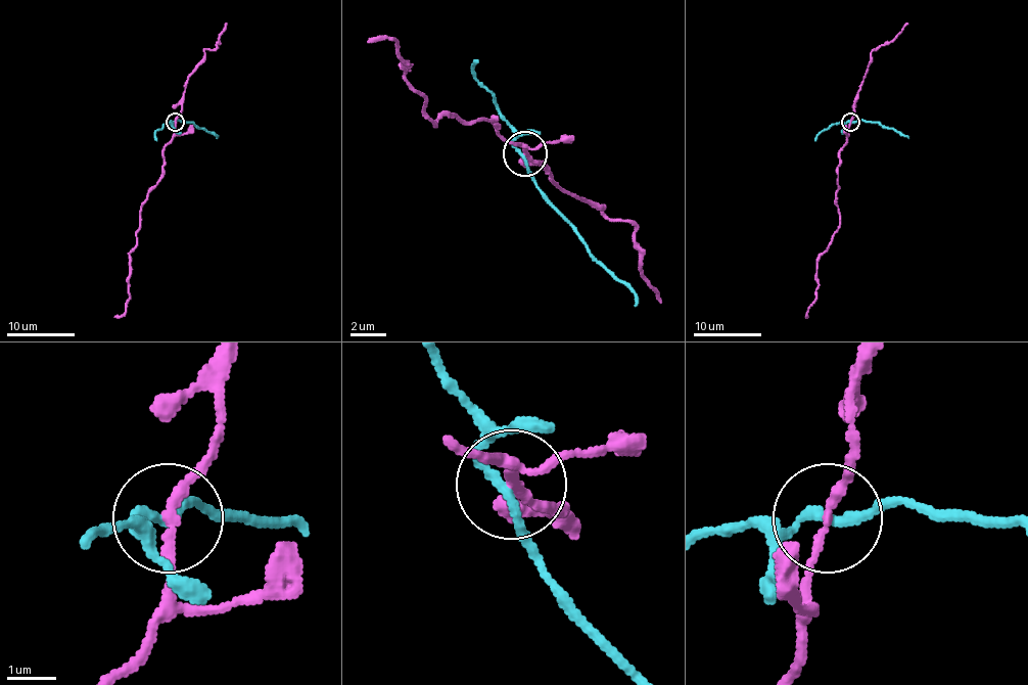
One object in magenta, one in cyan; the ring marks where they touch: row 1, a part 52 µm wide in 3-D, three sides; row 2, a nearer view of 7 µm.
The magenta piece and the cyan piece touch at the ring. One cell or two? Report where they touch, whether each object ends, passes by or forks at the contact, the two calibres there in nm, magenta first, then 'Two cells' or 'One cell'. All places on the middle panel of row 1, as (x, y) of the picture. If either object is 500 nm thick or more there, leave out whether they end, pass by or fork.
Place: (524, 153). At the ring magenta passes by. At the ring cyan passes by. Thickness 180 nm (magenta) against 170 nm. Two cells

